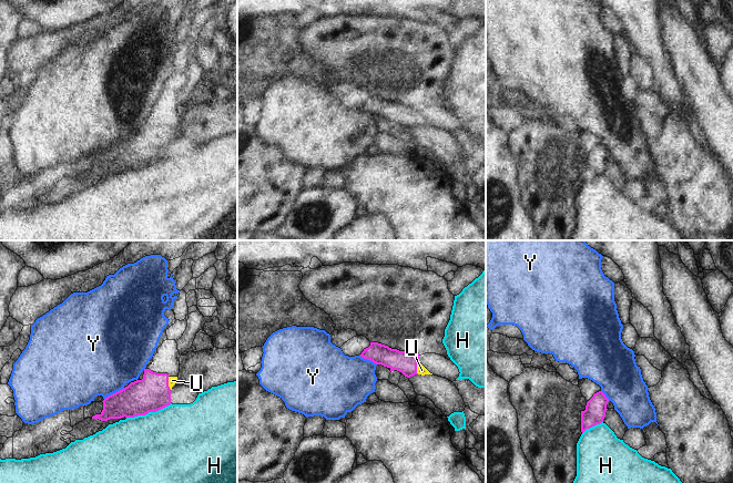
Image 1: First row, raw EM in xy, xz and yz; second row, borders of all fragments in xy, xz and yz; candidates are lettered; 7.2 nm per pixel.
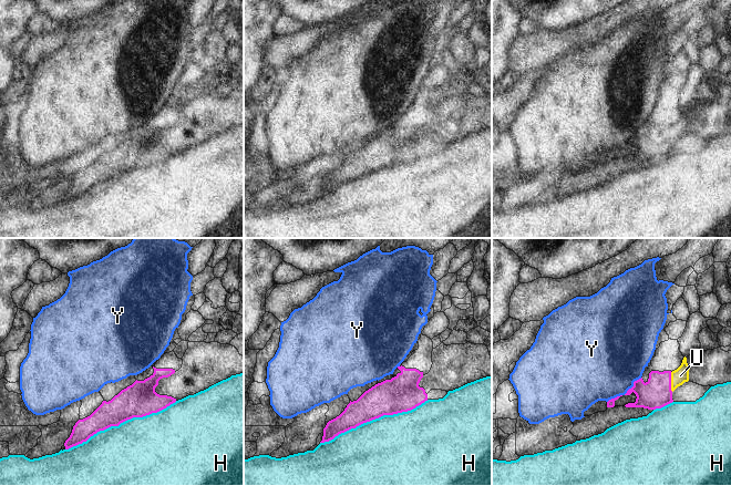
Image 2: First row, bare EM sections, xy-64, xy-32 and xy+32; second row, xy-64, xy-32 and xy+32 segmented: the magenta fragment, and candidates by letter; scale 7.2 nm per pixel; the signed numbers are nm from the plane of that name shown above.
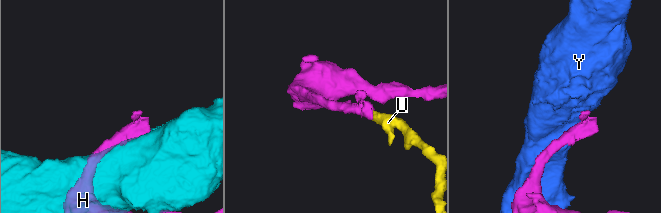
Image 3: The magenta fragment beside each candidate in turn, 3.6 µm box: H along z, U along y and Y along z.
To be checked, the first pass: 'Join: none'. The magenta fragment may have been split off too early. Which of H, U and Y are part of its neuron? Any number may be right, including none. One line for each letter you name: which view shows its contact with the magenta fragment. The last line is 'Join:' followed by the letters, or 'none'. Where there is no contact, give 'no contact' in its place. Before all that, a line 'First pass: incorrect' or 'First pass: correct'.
First pass: incorrect
U: contact in xz
Join: U

